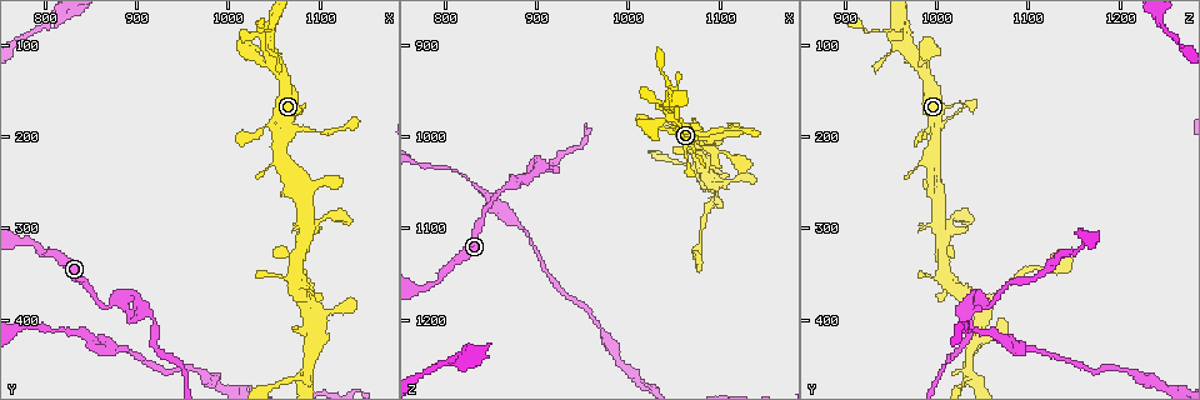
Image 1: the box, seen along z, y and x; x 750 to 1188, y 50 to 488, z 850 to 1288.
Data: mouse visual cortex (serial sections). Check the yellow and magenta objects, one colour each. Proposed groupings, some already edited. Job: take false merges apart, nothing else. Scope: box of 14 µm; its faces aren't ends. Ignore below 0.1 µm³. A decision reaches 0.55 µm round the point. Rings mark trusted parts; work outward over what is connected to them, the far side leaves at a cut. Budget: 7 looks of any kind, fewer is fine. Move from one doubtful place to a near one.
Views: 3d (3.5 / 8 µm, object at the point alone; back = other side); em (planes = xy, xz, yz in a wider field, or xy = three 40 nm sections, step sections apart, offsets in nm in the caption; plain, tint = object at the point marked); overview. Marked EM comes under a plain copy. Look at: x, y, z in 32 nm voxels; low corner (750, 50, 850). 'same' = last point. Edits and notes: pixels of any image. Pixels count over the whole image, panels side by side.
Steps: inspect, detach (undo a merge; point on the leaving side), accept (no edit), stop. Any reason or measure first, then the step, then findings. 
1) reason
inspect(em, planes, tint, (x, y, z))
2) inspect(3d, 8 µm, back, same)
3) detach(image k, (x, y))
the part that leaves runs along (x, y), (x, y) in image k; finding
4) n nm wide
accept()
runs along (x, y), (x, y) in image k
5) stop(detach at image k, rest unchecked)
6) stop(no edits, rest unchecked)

abrupt turn
inspect(3d, 3.5 µm, (895, 370, 1040))

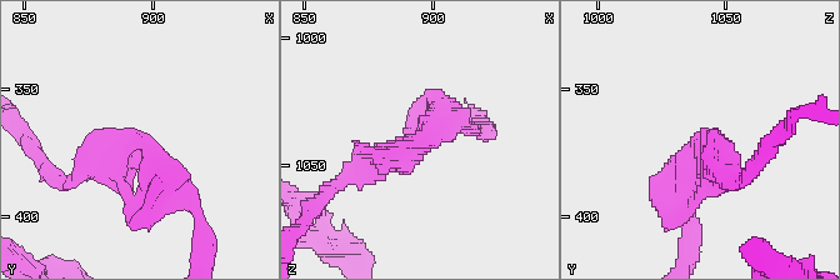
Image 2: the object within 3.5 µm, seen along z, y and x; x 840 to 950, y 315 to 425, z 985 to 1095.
inspect(em, xy, step 2, tint, (895, 370, 1041))

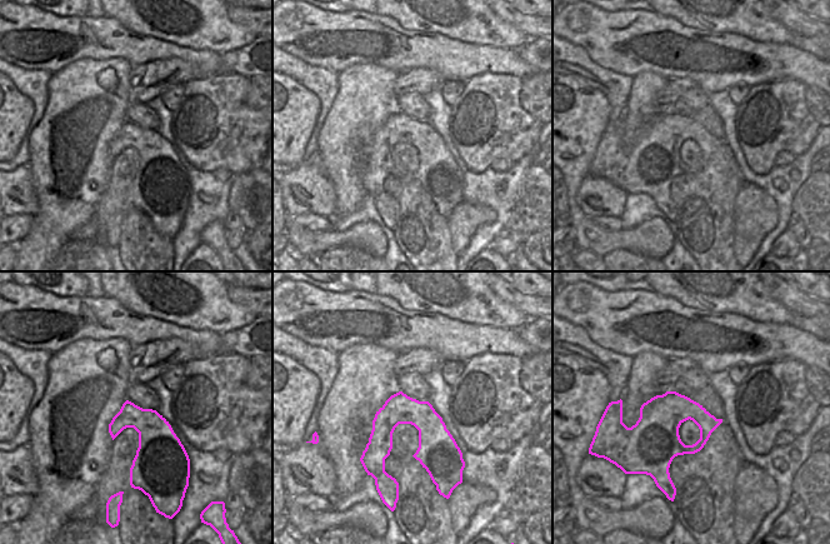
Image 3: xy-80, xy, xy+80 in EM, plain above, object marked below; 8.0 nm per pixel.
arms of 300, 400 nm
accept()
runs along (358, 173), (438, 125), (469, 129) in image 2; continuous, no second cell

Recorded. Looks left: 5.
three-way junction
inspect(3d, 3.5 µm, (1085, 295, 1000))

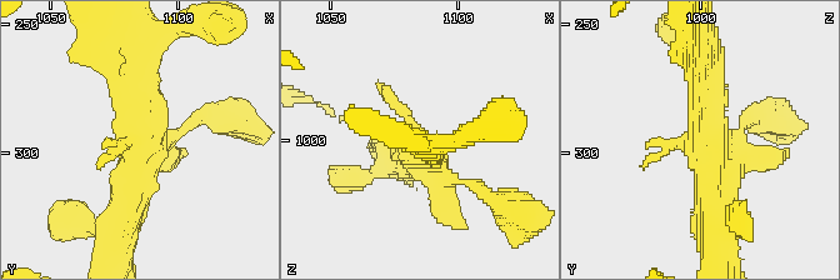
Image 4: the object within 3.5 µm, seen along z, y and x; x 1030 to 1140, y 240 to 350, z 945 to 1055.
shape alone is not enough
inspect(em, xy, step 3, tint, (1087, 297, 1005))

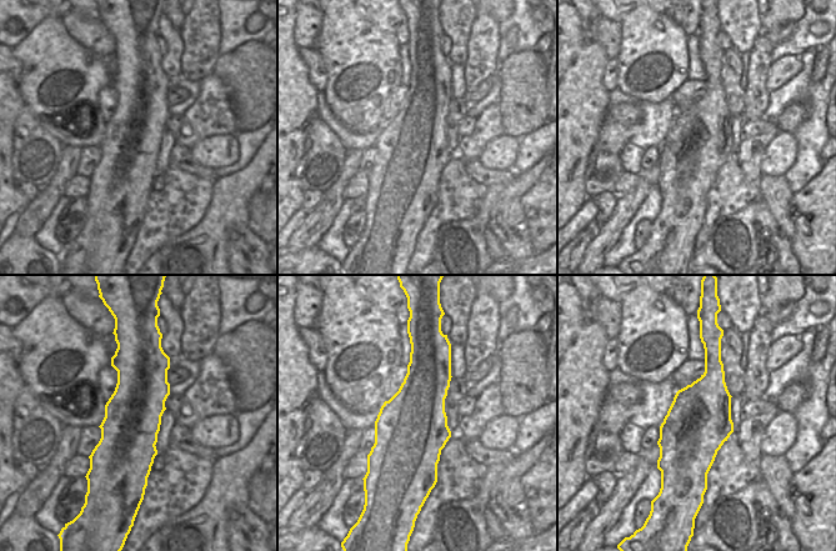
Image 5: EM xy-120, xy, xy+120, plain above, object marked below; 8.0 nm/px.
accept()
runs along (148, 64), (151, 125), (118, 225) in image 4; continuous, no second cell

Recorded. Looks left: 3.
a fork
inspect(3d, 3.5 µm, (1090, 425, 1040))

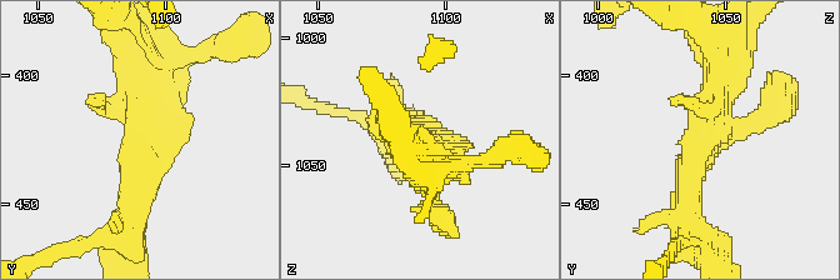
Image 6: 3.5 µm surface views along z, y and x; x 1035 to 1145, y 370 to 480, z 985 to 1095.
inspect(em, xy, step 1, tint, (1091, 423, 1044))

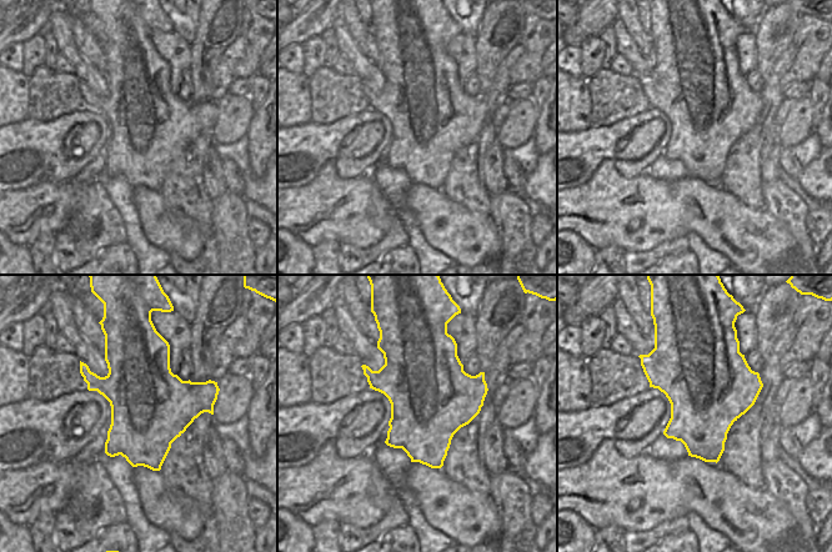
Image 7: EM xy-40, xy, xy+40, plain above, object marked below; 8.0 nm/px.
accept()
runs along (726, 49), (689, 214) in image 6; continuous, no second cell

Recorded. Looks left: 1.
stop(no edits, rest unchecked)

